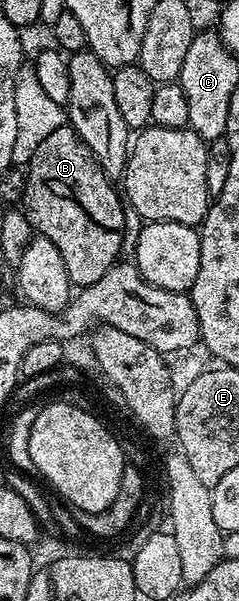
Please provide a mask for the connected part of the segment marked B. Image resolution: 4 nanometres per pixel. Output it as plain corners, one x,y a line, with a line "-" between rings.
67,125
56,129
56,133
51,133
43,143
36,145
36,153
30,158
25,177
26,188
22,194
21,206
27,220
39,236
56,245
64,259
64,268
71,284
81,289
100,281
100,277
104,277
104,273
108,273
108,269
119,262
123,254
122,235
125,233
125,221
123,200
119,192
118,195
114,192
115,184
100,169
88,145
84,145
73,127

